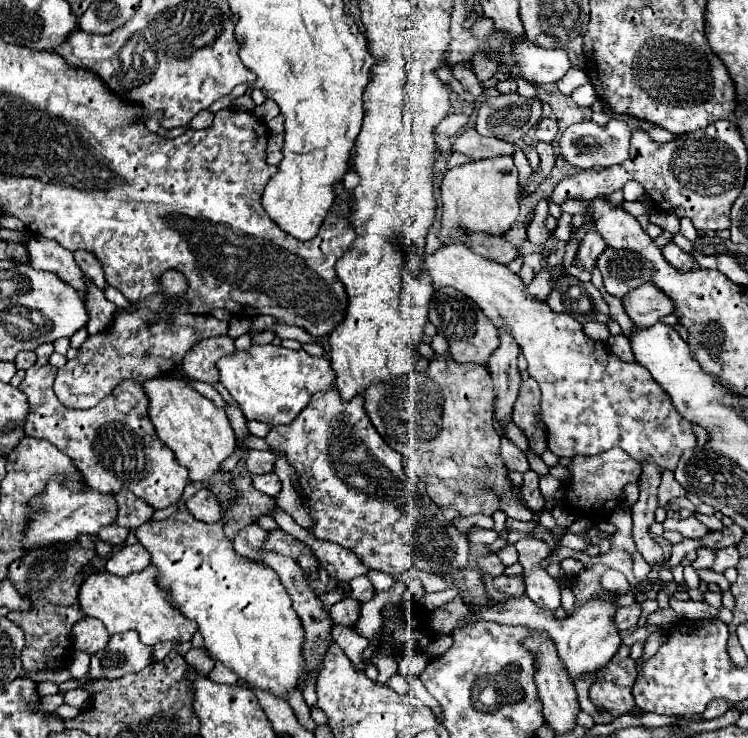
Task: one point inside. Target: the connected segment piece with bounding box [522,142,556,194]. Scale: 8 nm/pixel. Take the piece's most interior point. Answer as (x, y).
(545, 151)

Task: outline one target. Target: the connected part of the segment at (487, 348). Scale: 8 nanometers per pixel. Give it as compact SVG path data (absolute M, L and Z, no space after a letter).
M440 288L434 292L430 310L428 310L428 320L436 326L436 332L446 338L450 346L450 356L456 362L476 362L476 364L488 364L490 354L500 346L498 338L498 328L480 312L480 308L462 292L456 292L452 288Z

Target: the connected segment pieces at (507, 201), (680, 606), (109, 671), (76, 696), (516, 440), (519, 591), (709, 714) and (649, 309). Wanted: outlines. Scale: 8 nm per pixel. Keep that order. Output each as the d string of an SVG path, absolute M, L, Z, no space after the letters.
M510 156L476 160L446 172L442 182L442 244L466 244L460 232L484 232L488 236L502 236L516 222L518 214L518 172Z
M670 594L670 608L676 610L678 618L686 618L686 620L696 620L696 618L716 618L718 610L708 606L706 602L694 602L694 600L686 600L680 602L674 598L674 594Z
M136 632L112 636L108 650L92 656L92 678L122 678L130 672L140 672L150 664L152 648L140 644Z
M82 688L66 692L66 694L64 694L64 700L66 700L66 704L68 704L68 706L74 706L74 708L78 708L78 710L84 710L84 708L88 708L88 706L92 704L90 694L88 694L88 692L84 692Z
M513 421L508 422L505 426L506 435L511 441L519 447L519 449L527 456L528 452L528 441L527 438L522 434L522 431L514 424Z
M498 576L498 578L494 578L494 586L500 590L500 592L504 592L504 594L508 594L508 596L522 596L526 590L524 590L524 580L522 580L522 576Z
M718 698L718 700L712 700L710 704L708 704L708 708L706 708L706 712L702 714L706 720L712 720L712 718L718 718L718 716L722 716L724 712L728 712L732 708L732 704L728 702L728 700L722 700L722 698Z
M644 284L644 288L636 288L622 298L624 308L636 326L648 328L656 324L660 318L674 312L672 298L668 298L660 288L654 284Z

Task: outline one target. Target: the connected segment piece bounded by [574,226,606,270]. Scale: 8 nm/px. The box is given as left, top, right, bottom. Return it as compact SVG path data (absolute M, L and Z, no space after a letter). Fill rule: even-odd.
M588 226L586 228L586 234L582 238L580 250L578 250L578 258L574 260L576 266L578 268L584 268L584 270L592 270L592 264L604 252L604 248L606 248L604 238L594 230L594 226Z

